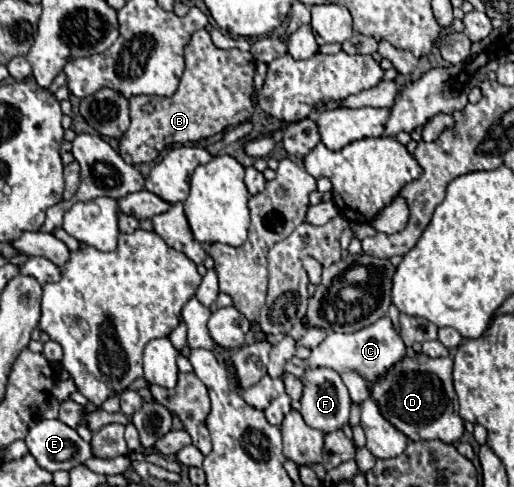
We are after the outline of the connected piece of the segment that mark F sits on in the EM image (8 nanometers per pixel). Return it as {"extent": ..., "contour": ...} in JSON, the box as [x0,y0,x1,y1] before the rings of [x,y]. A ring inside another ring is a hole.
{"extent":[300,368,350,434],"contour":[[[314,368],[314,370],[306,370],[306,374],[302,376],[304,382],[304,394],[302,394],[302,408],[300,414],[304,418],[304,422],[310,428],[320,430],[322,434],[334,432],[334,430],[342,430],[348,424],[348,416],[350,416],[350,394],[348,388],[344,386],[340,374],[336,374],[330,368]]]}

